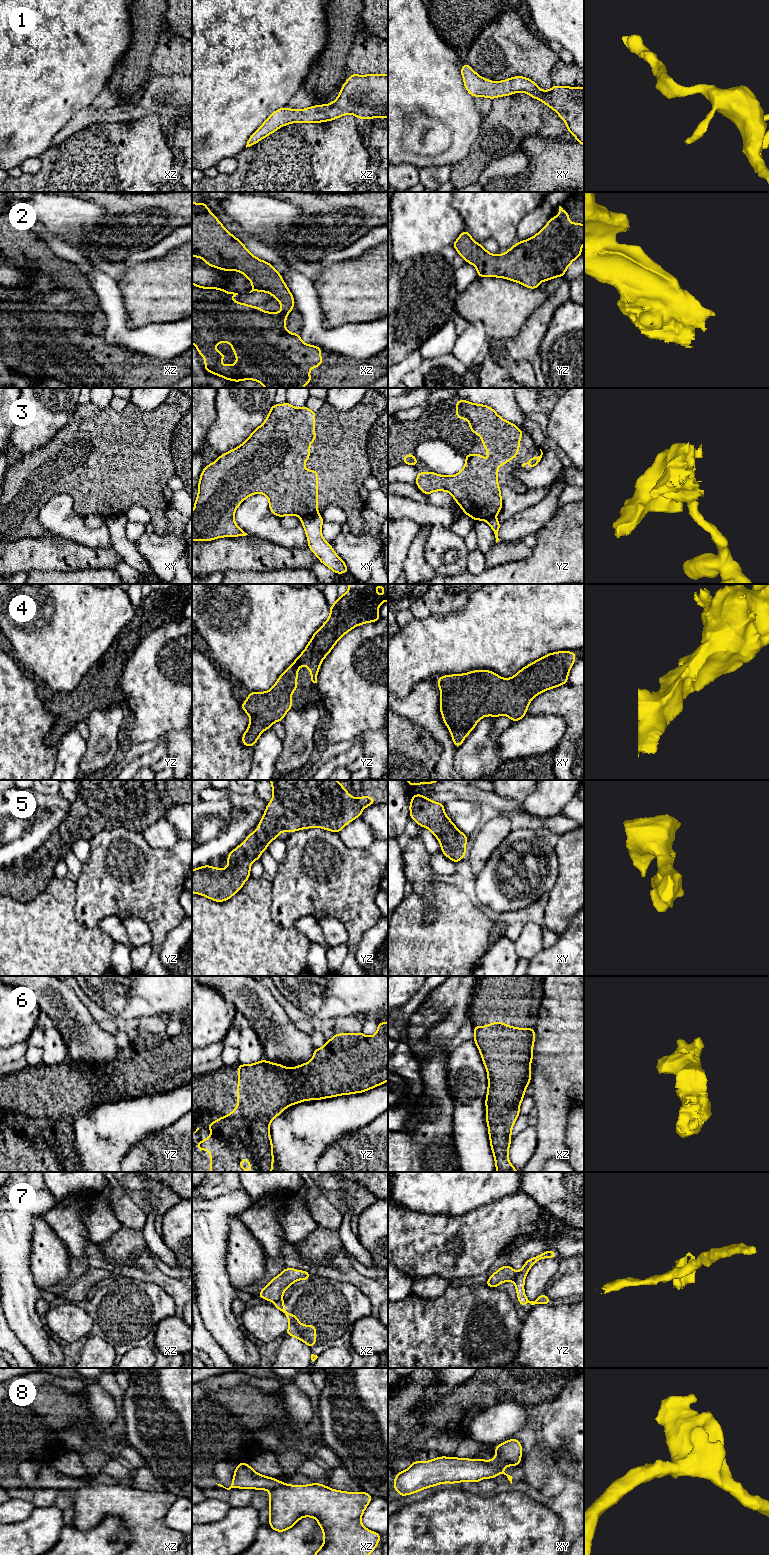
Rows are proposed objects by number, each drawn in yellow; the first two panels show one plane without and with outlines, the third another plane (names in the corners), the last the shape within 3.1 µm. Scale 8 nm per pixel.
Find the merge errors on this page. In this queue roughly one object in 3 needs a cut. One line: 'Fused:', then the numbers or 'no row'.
Fused: 3, 7

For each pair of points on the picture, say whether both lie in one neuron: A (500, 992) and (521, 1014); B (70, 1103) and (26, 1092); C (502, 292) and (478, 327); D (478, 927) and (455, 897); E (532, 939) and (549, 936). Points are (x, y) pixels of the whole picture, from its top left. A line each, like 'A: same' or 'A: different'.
A: same
B: same
C: different
D: same
E: different

